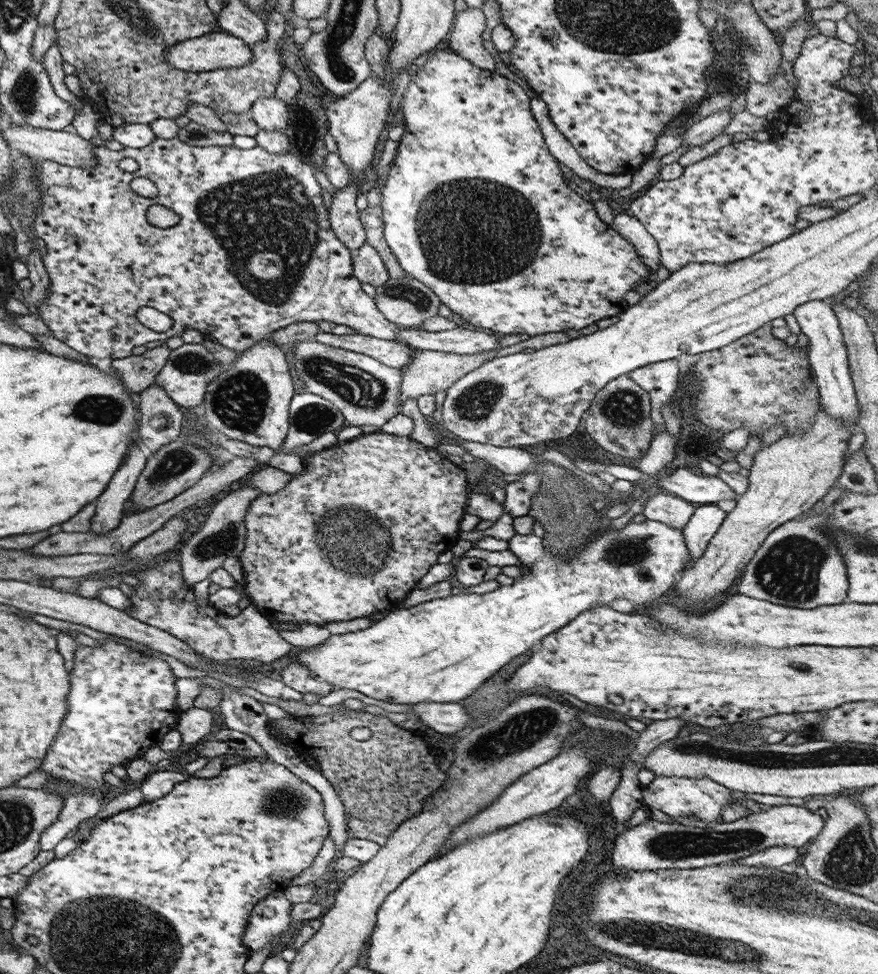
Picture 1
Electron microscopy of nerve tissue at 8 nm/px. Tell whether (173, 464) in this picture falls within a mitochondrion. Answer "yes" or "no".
yes

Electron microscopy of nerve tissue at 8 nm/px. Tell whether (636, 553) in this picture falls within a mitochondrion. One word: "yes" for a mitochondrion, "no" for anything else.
yes

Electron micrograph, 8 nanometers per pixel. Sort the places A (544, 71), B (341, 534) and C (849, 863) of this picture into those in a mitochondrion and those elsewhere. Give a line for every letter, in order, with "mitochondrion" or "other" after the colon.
A: other
B: mitochondrion
C: mitochondrion

